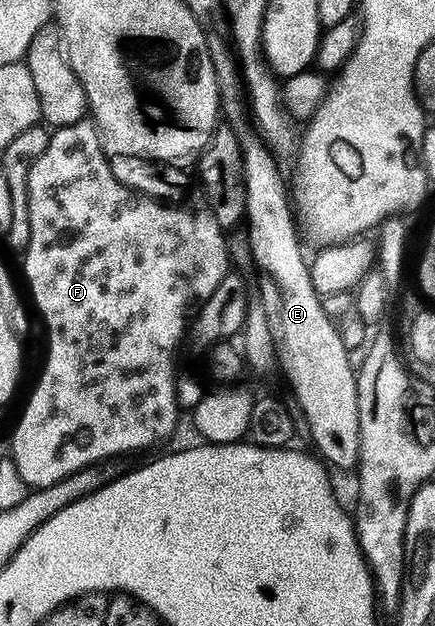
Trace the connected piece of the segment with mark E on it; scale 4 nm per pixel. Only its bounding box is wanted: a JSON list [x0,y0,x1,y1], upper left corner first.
[206,30,360,470]

